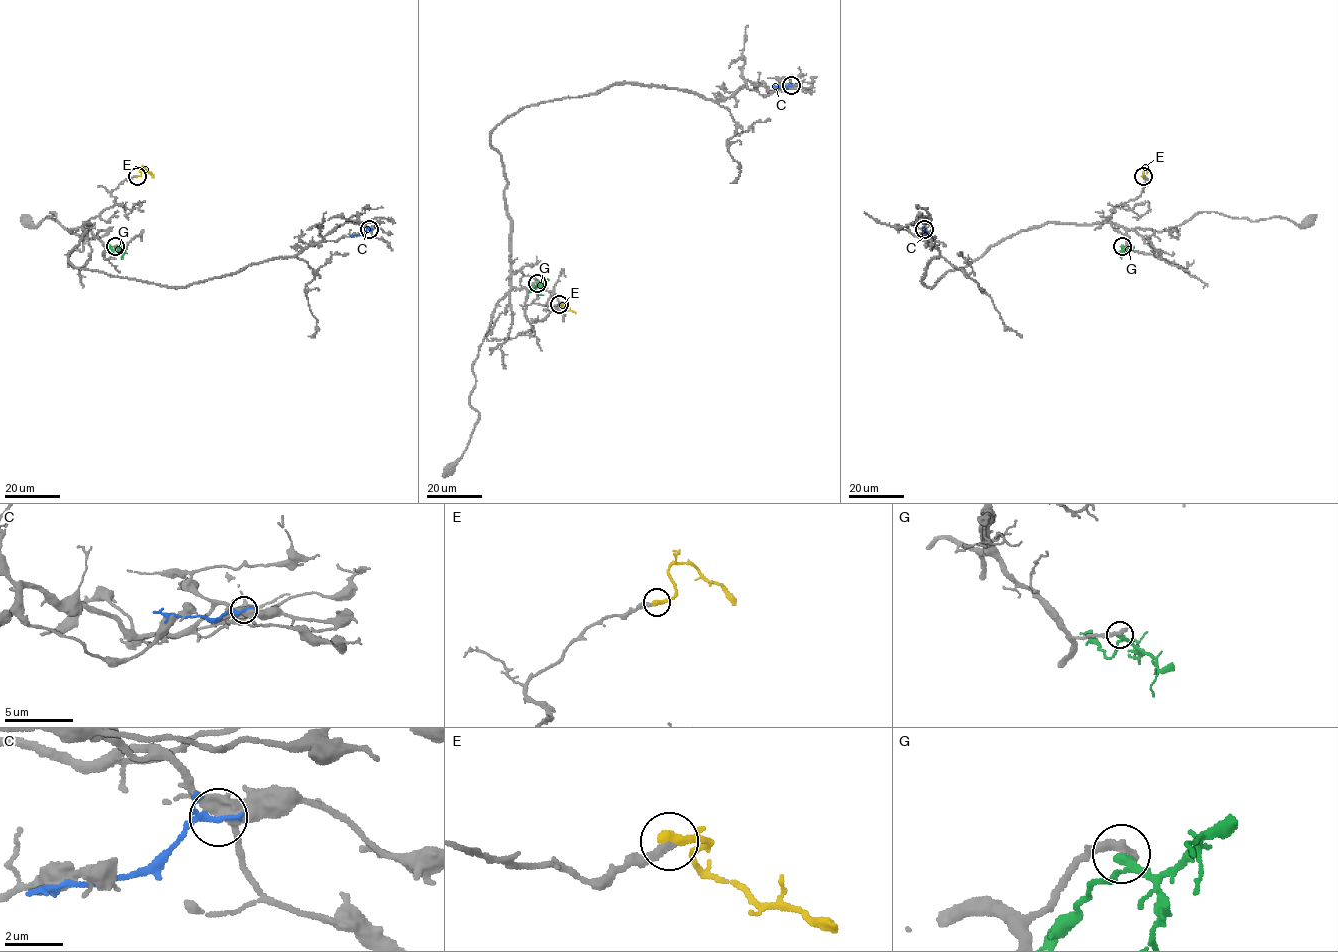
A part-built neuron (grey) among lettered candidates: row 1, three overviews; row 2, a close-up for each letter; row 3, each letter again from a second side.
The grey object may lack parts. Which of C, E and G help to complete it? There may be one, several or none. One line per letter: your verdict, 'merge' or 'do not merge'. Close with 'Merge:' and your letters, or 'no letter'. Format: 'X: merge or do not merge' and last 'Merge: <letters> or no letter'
C: do not merge
E: merge
G: do not merge
Merge: E

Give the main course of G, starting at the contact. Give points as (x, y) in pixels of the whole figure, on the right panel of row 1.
G: (1122, 246), (1122, 259)

